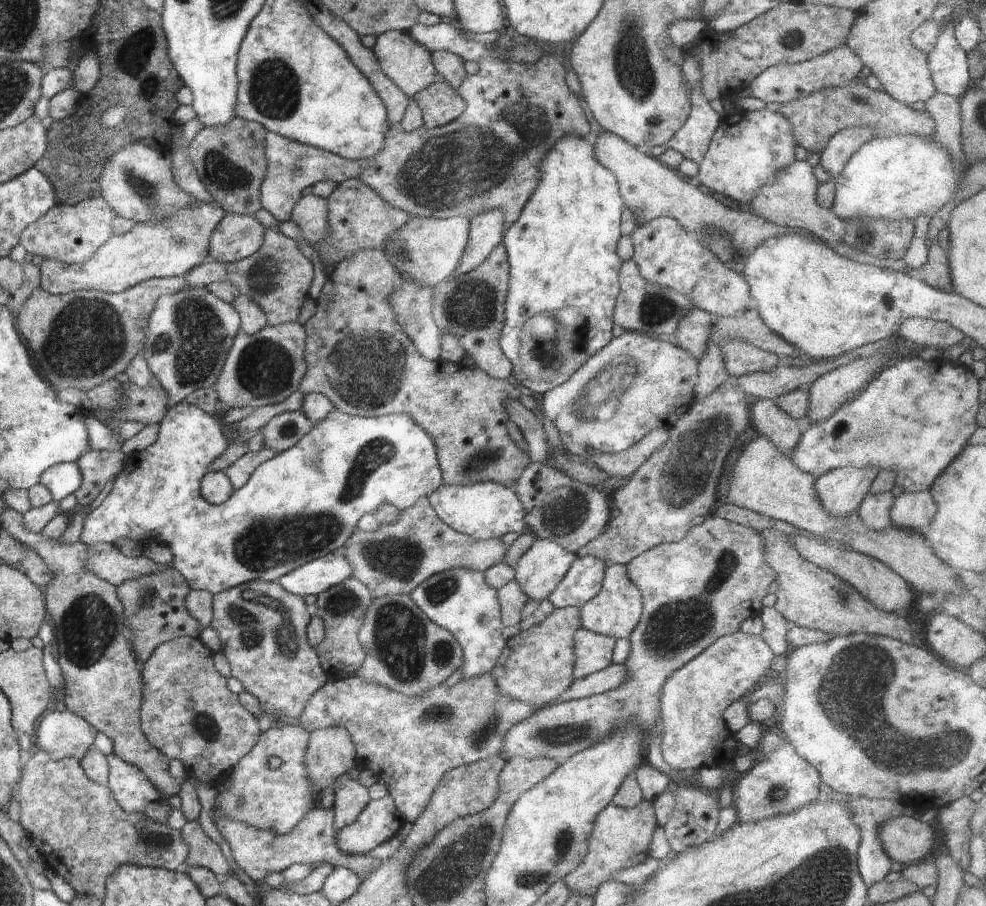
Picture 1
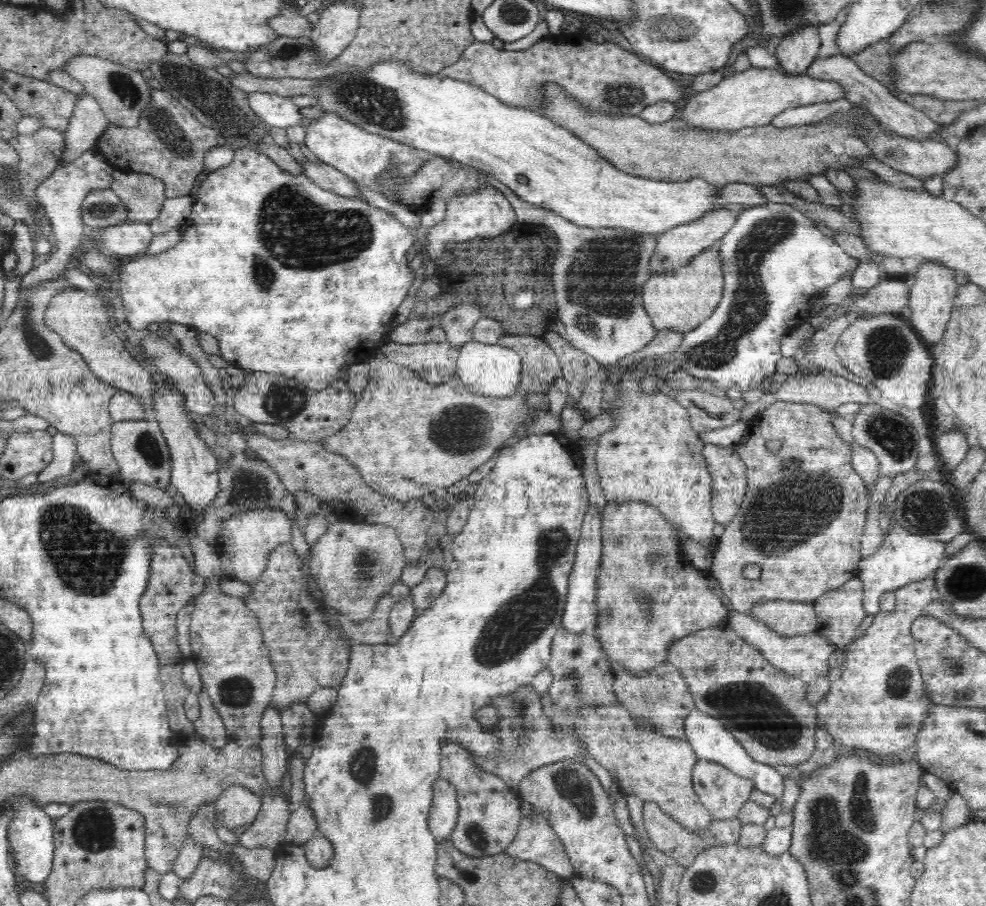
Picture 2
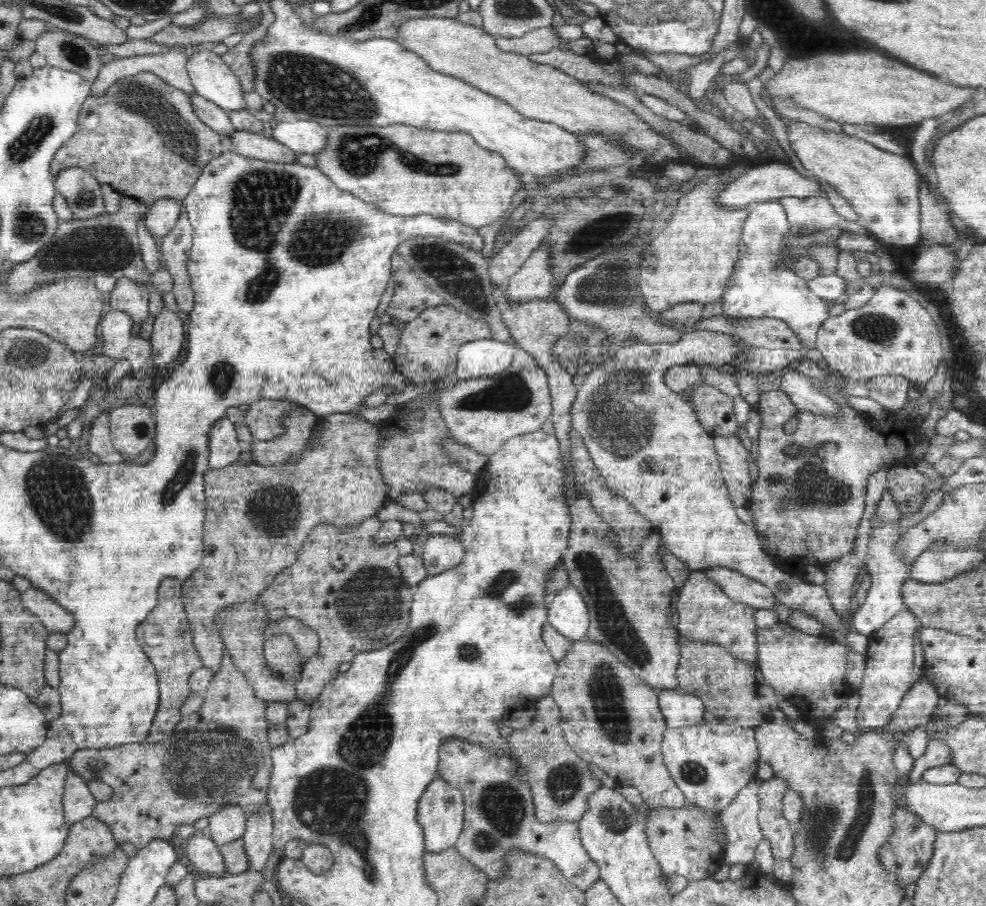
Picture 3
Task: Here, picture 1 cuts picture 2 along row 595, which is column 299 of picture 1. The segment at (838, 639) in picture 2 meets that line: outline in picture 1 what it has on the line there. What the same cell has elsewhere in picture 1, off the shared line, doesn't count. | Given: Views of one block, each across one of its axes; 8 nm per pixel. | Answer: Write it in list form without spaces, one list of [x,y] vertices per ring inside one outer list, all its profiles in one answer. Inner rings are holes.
[[[219,793],[216,796],[213,819],[218,830],[232,849],[234,860],[239,868],[254,880],[261,881],[270,872],[282,873],[294,864],[305,863],[316,868],[324,863],[352,870],[360,878],[366,879],[380,864],[369,854],[348,855],[342,853],[336,845],[333,808],[316,806],[289,834],[278,835],[270,830],[259,830],[240,822],[225,818],[219,810]]]

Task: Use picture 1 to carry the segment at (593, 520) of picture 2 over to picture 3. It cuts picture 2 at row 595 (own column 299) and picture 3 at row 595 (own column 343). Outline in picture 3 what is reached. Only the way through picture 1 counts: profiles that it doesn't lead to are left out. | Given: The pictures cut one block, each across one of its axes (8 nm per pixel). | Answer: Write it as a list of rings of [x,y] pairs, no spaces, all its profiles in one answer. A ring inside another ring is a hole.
[[[571,584],[560,590],[548,606],[547,622],[562,635],[575,641],[586,638],[589,611],[580,592]]]

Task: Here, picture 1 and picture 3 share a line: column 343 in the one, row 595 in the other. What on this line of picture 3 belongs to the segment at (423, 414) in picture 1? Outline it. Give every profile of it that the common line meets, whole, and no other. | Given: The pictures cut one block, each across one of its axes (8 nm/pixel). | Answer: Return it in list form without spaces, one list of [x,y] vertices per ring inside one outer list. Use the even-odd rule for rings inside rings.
[[[374,516],[351,529],[332,523],[315,526],[305,538],[297,562],[278,573],[272,585],[255,600],[256,603],[260,601],[260,605],[264,605],[269,623],[282,618],[296,618],[318,634],[319,649],[305,662],[300,682],[295,685],[297,699],[308,705],[317,700],[329,682],[340,674],[340,664],[350,662],[360,651],[384,648],[408,634],[413,588],[408,587],[404,578],[401,578],[401,556],[395,543],[377,546],[373,541],[373,536],[380,530],[382,523]]]

